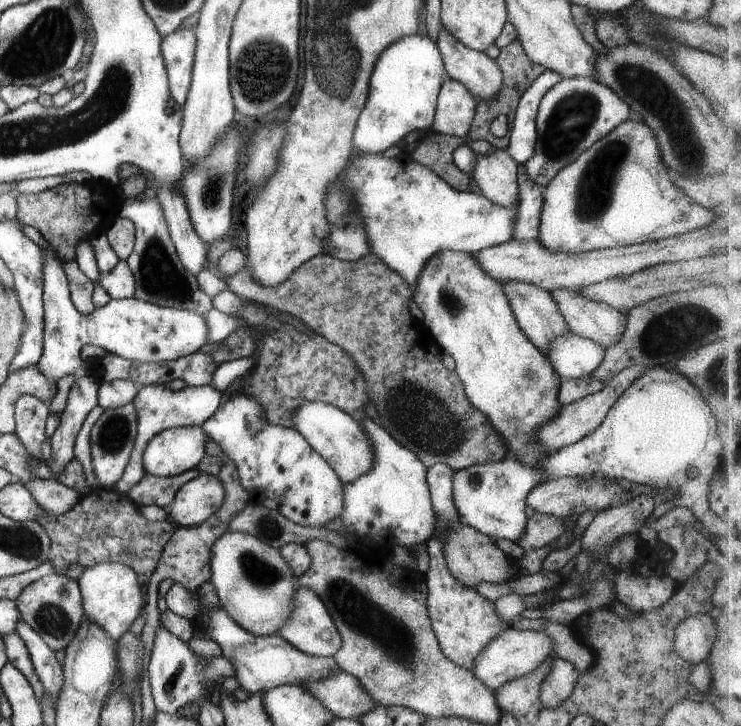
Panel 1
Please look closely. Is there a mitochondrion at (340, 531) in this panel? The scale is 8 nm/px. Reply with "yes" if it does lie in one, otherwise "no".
no

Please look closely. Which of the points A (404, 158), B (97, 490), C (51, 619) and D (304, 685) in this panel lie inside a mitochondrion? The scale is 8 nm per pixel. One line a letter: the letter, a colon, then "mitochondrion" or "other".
A: other
B: other
C: mitochondrion
D: other

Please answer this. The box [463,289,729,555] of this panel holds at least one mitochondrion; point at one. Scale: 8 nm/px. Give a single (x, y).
(666, 333)

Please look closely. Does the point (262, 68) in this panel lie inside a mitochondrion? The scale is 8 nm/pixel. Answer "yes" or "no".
yes

